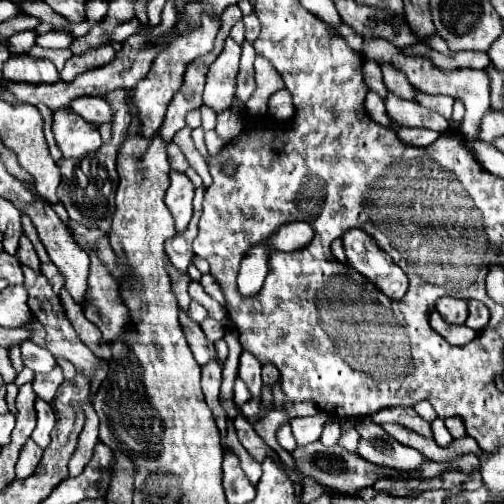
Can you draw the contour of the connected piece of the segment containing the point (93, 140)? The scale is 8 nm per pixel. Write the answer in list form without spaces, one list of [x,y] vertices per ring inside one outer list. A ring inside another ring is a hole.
[[[60,109],[54,113],[52,129],[62,155],[70,159],[80,159],[88,153],[94,153],[102,145],[98,127],[80,119],[68,109]]]

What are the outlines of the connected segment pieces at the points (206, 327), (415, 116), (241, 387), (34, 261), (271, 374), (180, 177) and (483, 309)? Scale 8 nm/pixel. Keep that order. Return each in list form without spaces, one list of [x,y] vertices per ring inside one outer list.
[[[204,319],[204,321],[202,321],[202,331],[206,333],[206,337],[208,337],[212,343],[216,343],[218,339],[224,337],[226,325],[224,325],[224,323],[218,323],[216,319]]]
[[[388,91],[388,97],[386,97],[384,101],[386,101],[388,115],[390,115],[396,123],[408,125],[408,127],[426,127],[426,129],[444,133],[444,117],[442,117],[440,113],[428,111],[428,109],[420,107],[418,103],[414,103],[414,101],[396,97],[396,95],[390,93],[390,91]]]
[[[236,379],[236,385],[234,385],[234,401],[238,403],[238,407],[242,407],[242,403],[246,403],[248,399],[252,399],[248,387],[244,385],[242,379]]]
[[[26,235],[20,237],[20,249],[18,249],[18,257],[24,265],[32,267],[32,269],[40,269],[40,263],[38,263],[38,255],[30,243],[30,239]]]
[[[265,364],[262,367],[262,378],[265,384],[274,385],[276,381],[280,381],[280,373],[273,364]]]
[[[170,171],[170,187],[166,191],[166,205],[172,211],[178,233],[182,233],[192,219],[192,199],[194,199],[192,181],[184,173]]]
[[[468,301],[468,319],[466,319],[466,325],[474,331],[482,331],[486,327],[486,323],[490,321],[490,311],[484,303],[480,301]]]

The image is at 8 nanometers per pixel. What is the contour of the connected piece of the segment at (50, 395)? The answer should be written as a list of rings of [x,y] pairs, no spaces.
[[[56,365],[56,369],[54,371],[50,371],[48,375],[36,375],[36,379],[34,379],[34,391],[36,391],[36,395],[40,397],[40,399],[44,399],[44,401],[52,401],[54,399],[54,395],[56,395],[56,391],[58,391],[58,387],[60,387],[60,383],[64,381],[64,375],[62,375],[62,369]]]

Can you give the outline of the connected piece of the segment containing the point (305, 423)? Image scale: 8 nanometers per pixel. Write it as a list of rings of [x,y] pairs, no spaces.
[[[322,411],[318,415],[314,415],[314,417],[298,417],[298,419],[292,419],[290,425],[292,425],[292,433],[296,437],[296,443],[298,445],[308,445],[308,443],[318,441],[328,419],[330,417],[326,413],[322,413]]]

